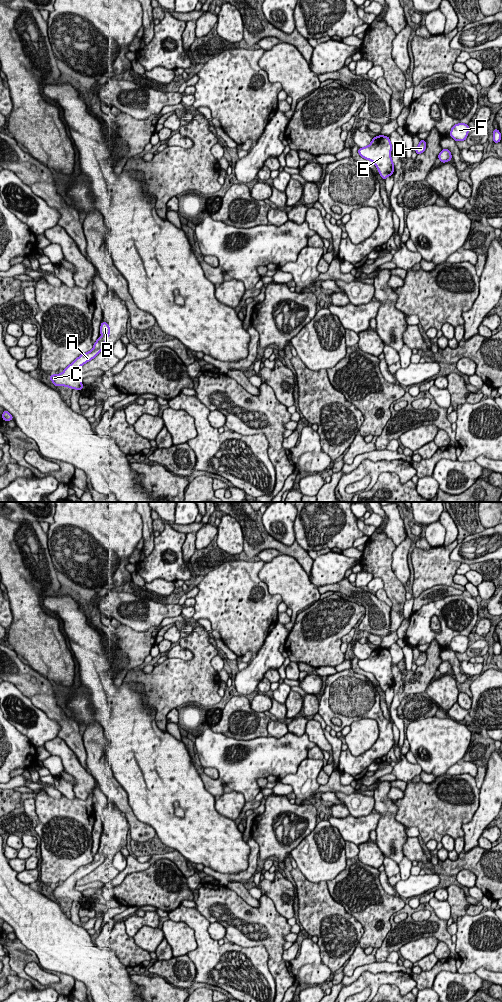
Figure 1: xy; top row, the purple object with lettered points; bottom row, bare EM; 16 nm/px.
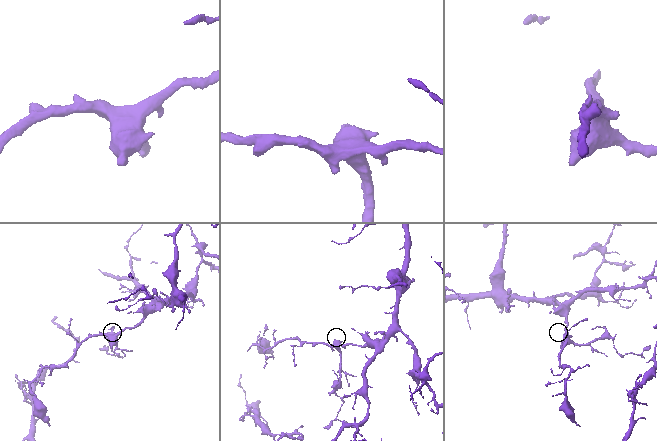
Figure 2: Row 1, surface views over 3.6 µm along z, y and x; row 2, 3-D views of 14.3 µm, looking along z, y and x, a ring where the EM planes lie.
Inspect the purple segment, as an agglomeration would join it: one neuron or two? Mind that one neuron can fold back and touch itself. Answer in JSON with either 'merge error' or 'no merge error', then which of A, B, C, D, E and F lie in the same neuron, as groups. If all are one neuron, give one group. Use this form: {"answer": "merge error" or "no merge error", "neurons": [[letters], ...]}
{"answer": "no merge error", "neurons": [["A", "B", "C", "D", "E", "F"]]}

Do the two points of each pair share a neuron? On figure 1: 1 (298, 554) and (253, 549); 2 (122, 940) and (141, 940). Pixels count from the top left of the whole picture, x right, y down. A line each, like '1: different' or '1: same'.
1: same
2: different

